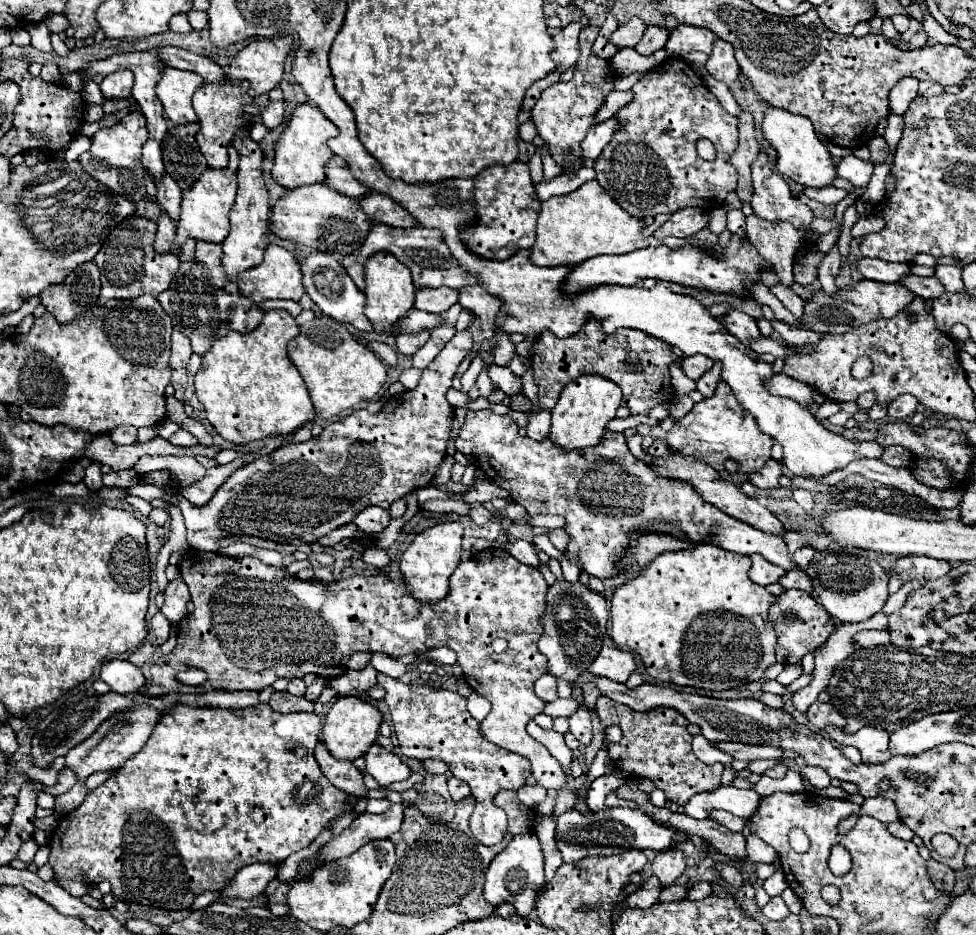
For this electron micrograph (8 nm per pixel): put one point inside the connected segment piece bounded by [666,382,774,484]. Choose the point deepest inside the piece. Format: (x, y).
(718, 429)

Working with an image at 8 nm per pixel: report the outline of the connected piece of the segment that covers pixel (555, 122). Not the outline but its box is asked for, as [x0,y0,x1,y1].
[532,26,618,172]

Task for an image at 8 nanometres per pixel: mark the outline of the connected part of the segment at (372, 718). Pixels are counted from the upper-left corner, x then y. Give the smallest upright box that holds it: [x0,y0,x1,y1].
[322,696,382,760]

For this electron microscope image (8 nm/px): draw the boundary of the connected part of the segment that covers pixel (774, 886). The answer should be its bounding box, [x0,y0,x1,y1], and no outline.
[762,870,788,896]

